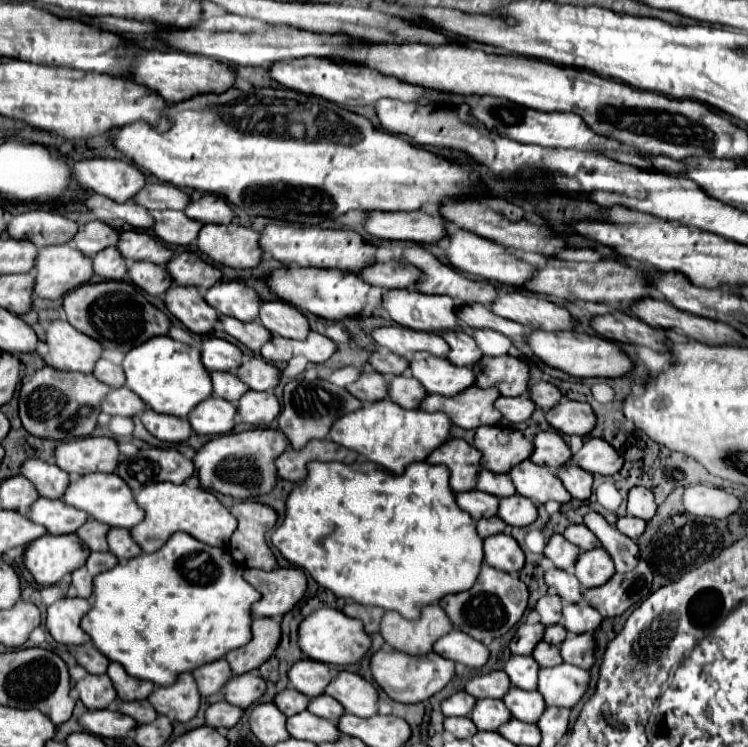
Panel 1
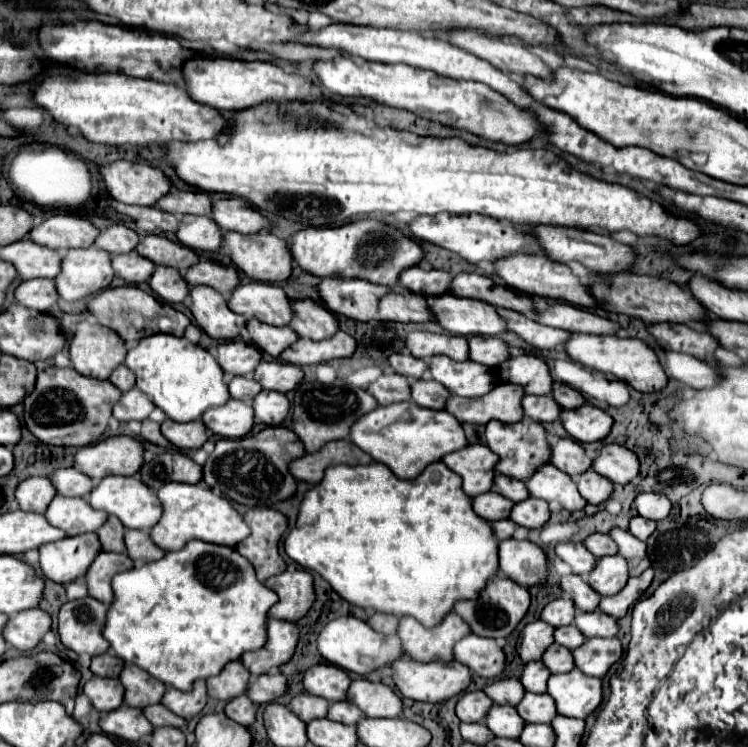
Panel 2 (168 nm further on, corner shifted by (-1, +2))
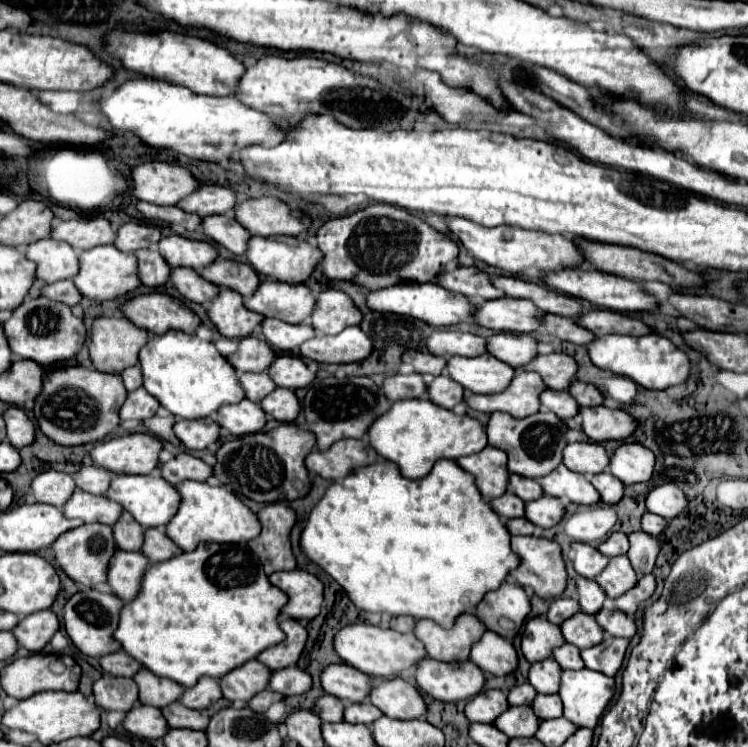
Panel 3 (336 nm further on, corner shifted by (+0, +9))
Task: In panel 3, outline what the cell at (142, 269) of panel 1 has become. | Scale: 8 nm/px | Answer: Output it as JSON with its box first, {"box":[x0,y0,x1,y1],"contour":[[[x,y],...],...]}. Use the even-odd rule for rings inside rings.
{"box":[172,268,220,304],"contour":[[[174,268],[172,270],[172,282],[176,284],[178,292],[184,298],[188,298],[196,304],[206,304],[206,294],[208,294],[208,302],[212,302],[216,298],[216,292],[220,292],[220,288],[216,284],[204,280],[192,268]]]}

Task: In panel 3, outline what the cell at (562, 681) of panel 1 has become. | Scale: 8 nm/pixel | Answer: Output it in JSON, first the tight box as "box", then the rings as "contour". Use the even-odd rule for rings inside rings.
{"box":[558,668,614,730],"contour":[[[588,668],[564,670],[558,694],[564,702],[564,716],[576,726],[594,730],[614,696],[614,678]]]}

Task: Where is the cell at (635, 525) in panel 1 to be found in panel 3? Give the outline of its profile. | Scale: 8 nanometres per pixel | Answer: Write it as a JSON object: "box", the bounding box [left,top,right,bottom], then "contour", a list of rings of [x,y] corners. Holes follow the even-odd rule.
{"box":[642,512,668,536],"contour":[[[646,512],[646,514],[642,516],[642,530],[648,532],[648,534],[652,534],[652,536],[660,536],[666,526],[668,526],[668,520],[664,520],[664,518],[658,516],[658,514]]]}

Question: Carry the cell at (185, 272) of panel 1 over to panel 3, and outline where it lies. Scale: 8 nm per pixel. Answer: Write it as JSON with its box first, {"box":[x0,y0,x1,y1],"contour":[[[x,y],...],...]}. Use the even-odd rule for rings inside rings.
{"box":[200,260,262,298],"contour":[[[216,260],[200,274],[220,288],[232,288],[244,298],[252,296],[252,292],[256,292],[256,288],[262,284],[258,272],[242,260]]]}

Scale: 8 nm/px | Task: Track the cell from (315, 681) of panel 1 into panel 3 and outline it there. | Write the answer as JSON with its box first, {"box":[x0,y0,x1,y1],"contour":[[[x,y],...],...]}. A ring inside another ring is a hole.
{"box":[322,664,370,702],"contour":[[[332,664],[322,672],[322,688],[326,694],[338,696],[348,702],[364,702],[368,698],[370,676],[350,664]]]}

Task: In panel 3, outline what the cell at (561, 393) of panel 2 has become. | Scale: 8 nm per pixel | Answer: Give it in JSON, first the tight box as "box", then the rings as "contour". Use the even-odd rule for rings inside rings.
{"box":[570,382,604,406],"contour":[[[572,382],[570,394],[578,400],[580,406],[600,406],[604,402],[602,392],[594,384],[586,384],[586,382]]]}

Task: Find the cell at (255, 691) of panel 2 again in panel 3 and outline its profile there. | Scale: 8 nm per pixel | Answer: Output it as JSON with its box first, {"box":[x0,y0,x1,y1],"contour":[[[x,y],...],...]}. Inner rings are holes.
{"box":[270,666,312,696],"contour":[[[288,666],[284,670],[272,672],[270,688],[274,692],[282,692],[286,696],[304,694],[304,692],[308,692],[312,688],[312,678],[308,676],[308,672],[300,670],[298,666]]]}

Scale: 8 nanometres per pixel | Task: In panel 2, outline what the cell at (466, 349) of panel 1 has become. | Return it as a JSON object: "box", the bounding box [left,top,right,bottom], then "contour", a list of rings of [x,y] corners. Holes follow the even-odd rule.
{"box":[467,335,509,367],"contour":[[[471,335],[467,337],[467,343],[469,343],[469,359],[475,363],[495,367],[497,363],[503,363],[509,357],[505,343],[497,337]]]}

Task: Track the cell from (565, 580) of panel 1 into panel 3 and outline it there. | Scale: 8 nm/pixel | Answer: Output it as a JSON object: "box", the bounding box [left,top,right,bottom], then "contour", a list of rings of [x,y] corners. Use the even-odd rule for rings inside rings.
{"box":[576,578,606,614],"contour":[[[578,578],[576,586],[578,586],[578,602],[580,602],[580,608],[586,614],[600,612],[602,604],[606,600],[604,590],[594,580],[586,580],[586,578]]]}

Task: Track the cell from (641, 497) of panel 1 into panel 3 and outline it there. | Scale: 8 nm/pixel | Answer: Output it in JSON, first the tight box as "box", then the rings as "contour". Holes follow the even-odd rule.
{"box":[646,484,688,520],"contour":[[[664,484],[654,488],[648,498],[646,498],[646,508],[652,514],[660,514],[666,520],[676,518],[680,512],[684,512],[688,506],[688,500],[684,496],[684,492],[680,492],[680,488],[676,488],[674,484]]]}

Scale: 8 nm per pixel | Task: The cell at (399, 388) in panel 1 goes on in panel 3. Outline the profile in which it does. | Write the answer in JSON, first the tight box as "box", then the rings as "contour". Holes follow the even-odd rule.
{"box":[428,376,464,410],"contour":[[[438,376],[432,380],[432,384],[428,386],[428,398],[442,406],[442,408],[448,408],[452,410],[456,404],[462,402],[464,398],[464,388],[454,382],[452,378],[446,378],[446,376]]]}

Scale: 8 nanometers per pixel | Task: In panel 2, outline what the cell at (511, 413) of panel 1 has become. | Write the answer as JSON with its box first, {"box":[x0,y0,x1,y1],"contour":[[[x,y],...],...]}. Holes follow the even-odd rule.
{"box":[521,395,561,423],"contour":[[[525,395],[521,399],[521,407],[525,417],[535,419],[539,423],[543,421],[555,421],[559,417],[561,407],[555,403],[555,399],[551,395],[547,397],[535,397],[535,395]]]}

